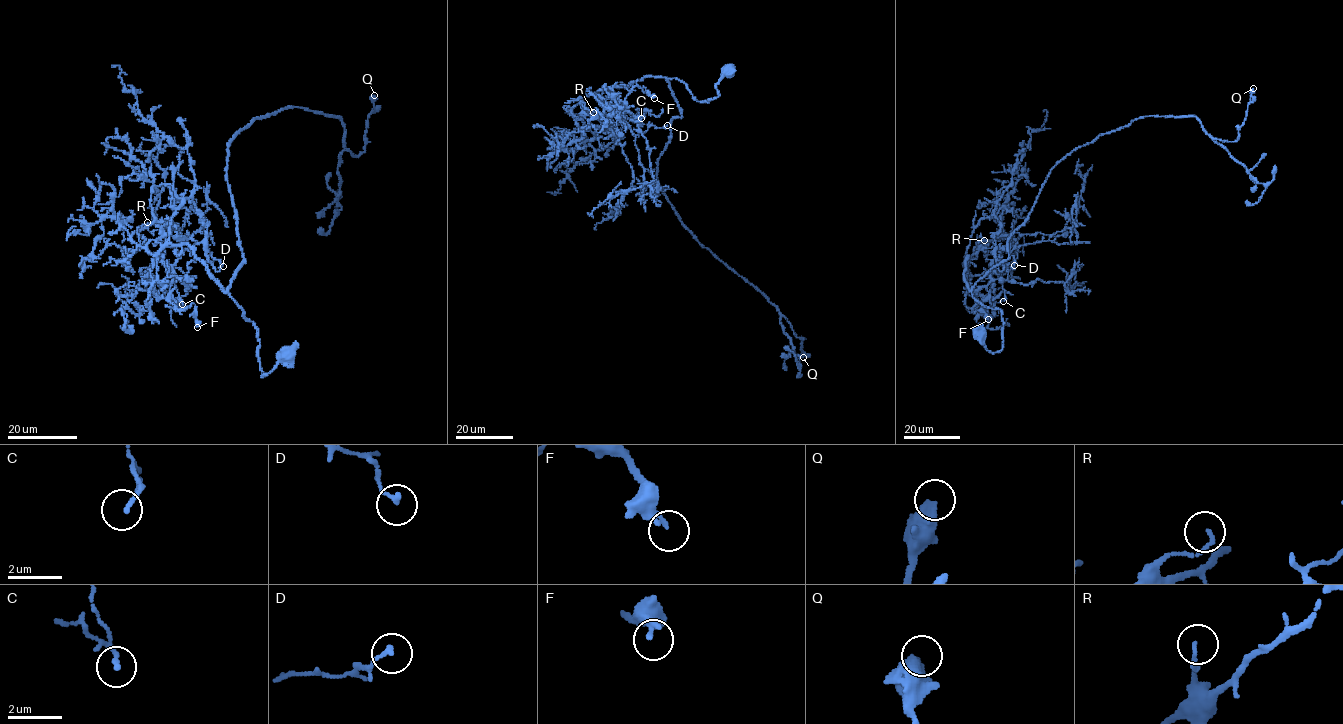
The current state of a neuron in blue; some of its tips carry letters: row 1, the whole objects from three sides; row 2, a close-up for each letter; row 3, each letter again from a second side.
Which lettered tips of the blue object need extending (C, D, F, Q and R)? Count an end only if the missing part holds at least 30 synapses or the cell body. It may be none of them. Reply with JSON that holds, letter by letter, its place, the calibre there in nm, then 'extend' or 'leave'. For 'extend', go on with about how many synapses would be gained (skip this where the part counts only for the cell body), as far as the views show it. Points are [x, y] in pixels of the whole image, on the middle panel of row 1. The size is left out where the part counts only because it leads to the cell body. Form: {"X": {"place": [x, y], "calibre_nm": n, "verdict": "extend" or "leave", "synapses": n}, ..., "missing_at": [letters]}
{"C": {"place": [641, 118], "calibre_nm": 160, "verdict": "leave"}, "D": {"place": [667, 125], "calibre_nm": 170, "verdict": "leave"}, "F": {"place": [654, 98], "calibre_nm": 200, "verdict": "leave"}, "Q": {"place": [803, 357], "calibre_nm": 550, "verdict": "leave"}, "R": {"place": [593, 112], "calibre_nm": 130, "verdict": "leave"}, "missing_at": []}

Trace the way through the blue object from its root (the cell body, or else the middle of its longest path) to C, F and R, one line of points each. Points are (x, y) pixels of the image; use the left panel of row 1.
C: (288, 353), (262, 376), (257, 328), (193, 249), (167, 244), (156, 256), (157, 280), (182, 277), (182, 304)
F: (288, 353), (262, 376), (257, 328), (193, 249), (167, 244), (157, 280), (177, 310), (195, 303), (197, 327)
R: (288, 353), (262, 376), (254, 324), (187, 244), (166, 244), (154, 255), (130, 239), (147, 222)

